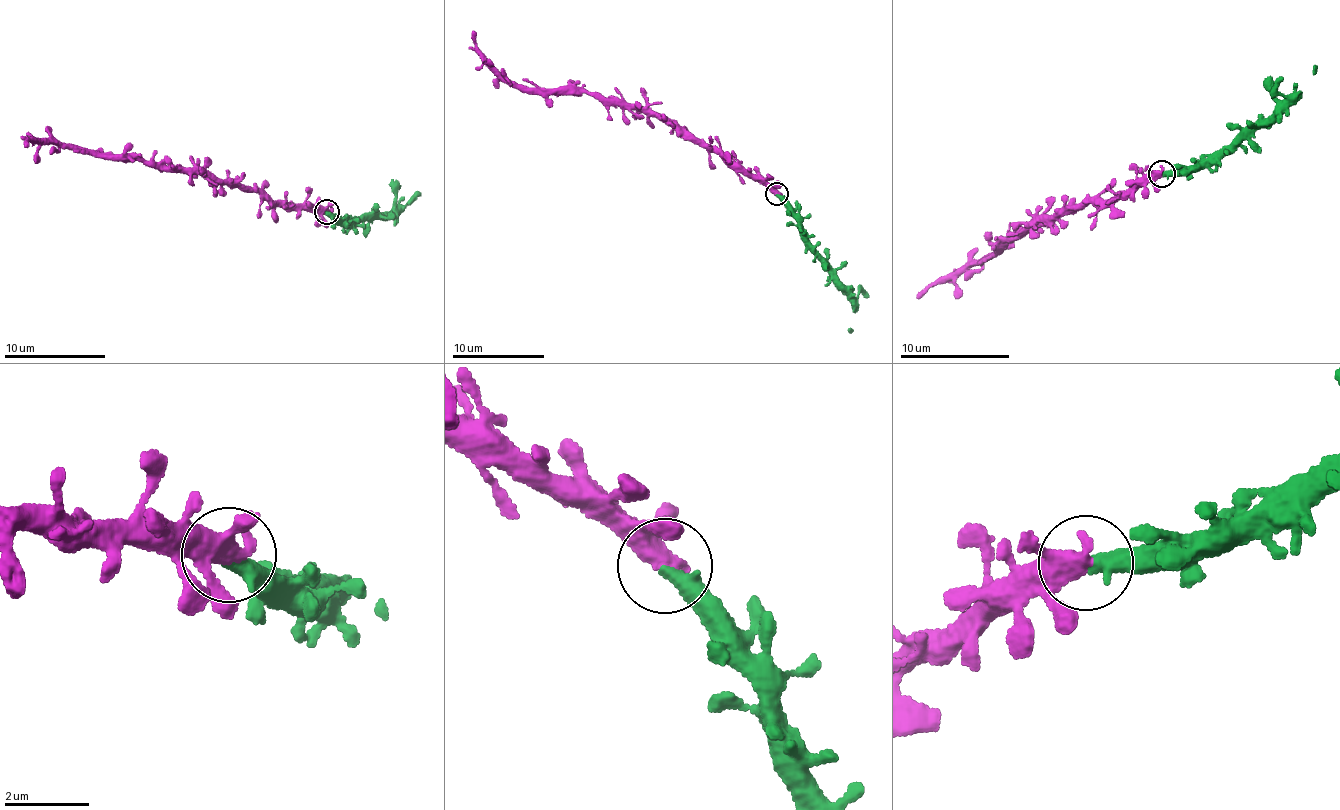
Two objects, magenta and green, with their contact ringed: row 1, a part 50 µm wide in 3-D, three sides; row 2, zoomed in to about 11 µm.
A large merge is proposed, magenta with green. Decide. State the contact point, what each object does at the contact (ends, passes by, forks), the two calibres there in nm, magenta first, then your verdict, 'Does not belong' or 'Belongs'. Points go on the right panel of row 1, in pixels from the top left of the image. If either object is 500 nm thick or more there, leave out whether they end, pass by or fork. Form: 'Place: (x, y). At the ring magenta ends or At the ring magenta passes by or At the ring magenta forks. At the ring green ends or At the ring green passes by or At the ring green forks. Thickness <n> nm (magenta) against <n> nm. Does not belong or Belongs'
Place: (1162, 173). At the ring magenta passes by. At the ring green ends. Thickness 400 nm (magenta) against 400 nm. Belongs

